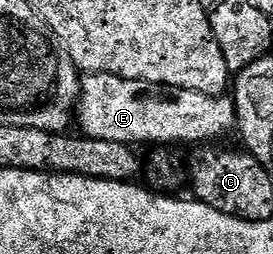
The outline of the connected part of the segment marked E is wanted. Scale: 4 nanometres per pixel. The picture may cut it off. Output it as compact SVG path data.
M94 71L86 74L81 80L81 97L77 101L77 110L75 112L75 123L84 134L91 139L102 139L103 141L119 141L120 143L128 143L130 145L138 145L137 143L201 143L197 145L209 145L212 139L220 137L224 131L233 131L237 121L237 110L233 104L232 98L228 94L224 95L208 95L207 93L199 93L191 89L176 89L172 94L162 92L156 86L150 85L140 79L124 79L122 75L112 75L106 71Z

